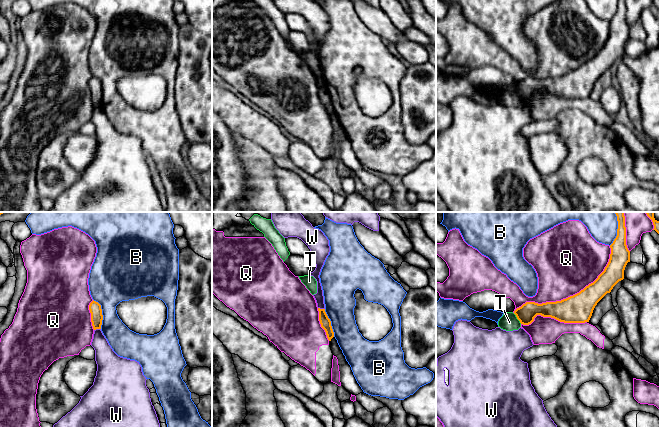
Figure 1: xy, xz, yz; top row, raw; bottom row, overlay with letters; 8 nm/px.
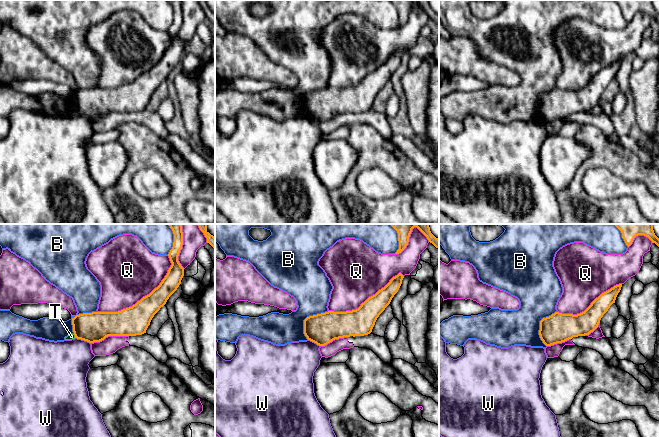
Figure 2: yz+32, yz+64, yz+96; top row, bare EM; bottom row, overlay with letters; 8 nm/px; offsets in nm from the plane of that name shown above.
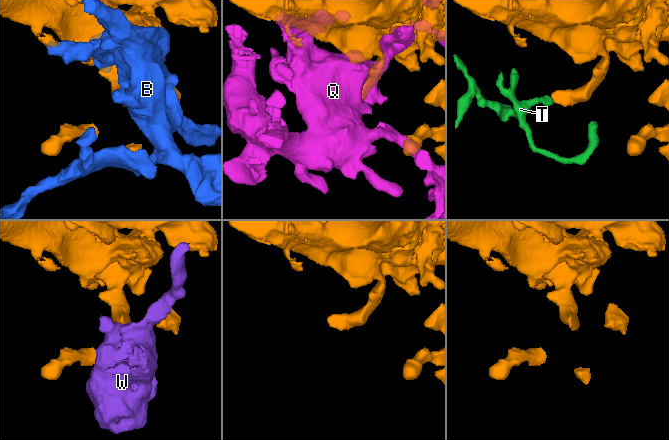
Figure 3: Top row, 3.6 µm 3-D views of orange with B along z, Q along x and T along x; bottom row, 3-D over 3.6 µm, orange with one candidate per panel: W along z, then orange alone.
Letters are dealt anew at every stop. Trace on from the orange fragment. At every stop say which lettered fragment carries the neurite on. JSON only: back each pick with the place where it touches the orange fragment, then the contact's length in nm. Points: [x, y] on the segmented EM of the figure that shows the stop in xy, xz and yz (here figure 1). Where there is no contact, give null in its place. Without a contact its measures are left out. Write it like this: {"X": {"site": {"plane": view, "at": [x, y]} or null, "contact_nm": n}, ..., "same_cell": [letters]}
{"same_cell": []}

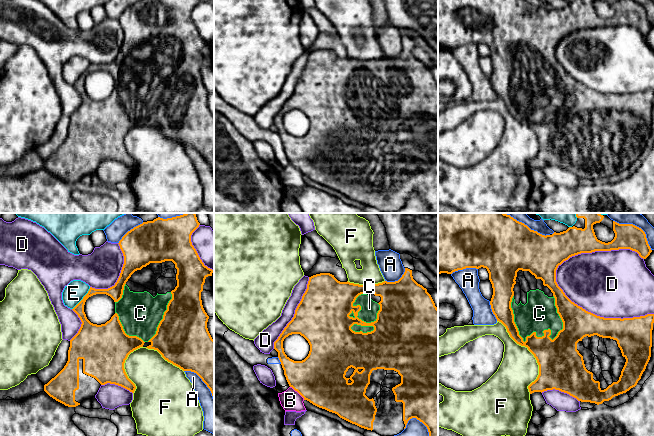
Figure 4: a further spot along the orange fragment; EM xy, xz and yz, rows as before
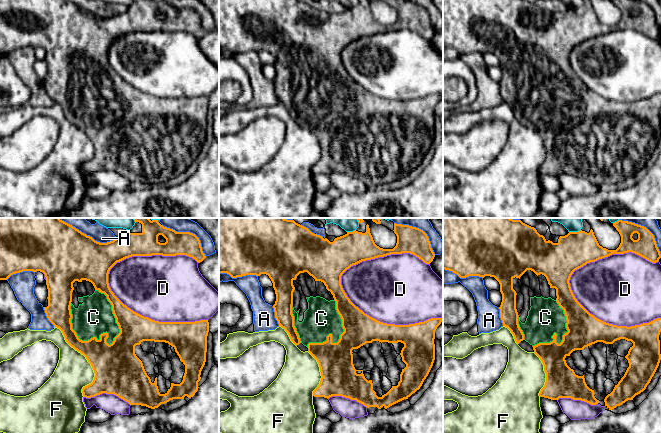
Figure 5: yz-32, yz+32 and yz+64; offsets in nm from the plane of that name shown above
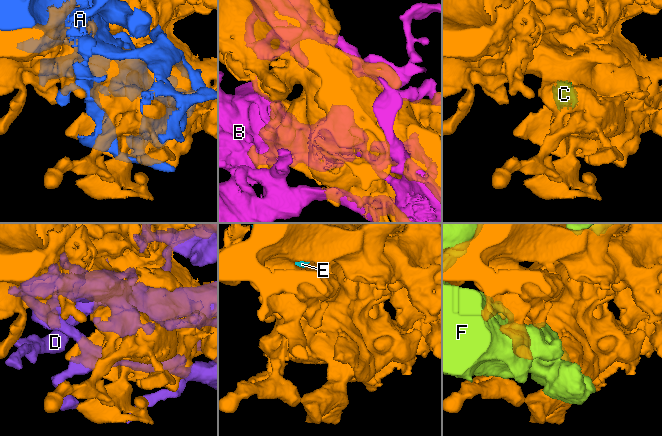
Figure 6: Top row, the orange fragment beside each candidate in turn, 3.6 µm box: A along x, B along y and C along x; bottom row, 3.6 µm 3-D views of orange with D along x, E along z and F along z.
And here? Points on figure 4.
{"C": {"site": {"plane": "yz", "at": [526, 337]}, "contact_nm": 480}, "same_cell": ["C"]}

